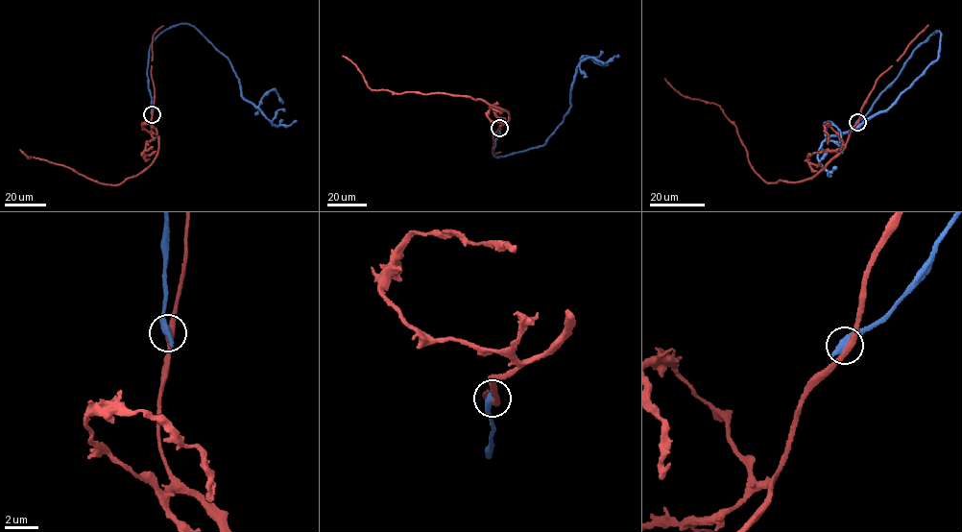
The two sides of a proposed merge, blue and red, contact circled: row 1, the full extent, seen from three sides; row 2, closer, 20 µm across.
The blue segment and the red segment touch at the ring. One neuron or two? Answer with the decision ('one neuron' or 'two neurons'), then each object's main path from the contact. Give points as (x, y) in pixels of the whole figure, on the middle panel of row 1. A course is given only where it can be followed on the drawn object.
two neurons; course blue (499, 128), (493, 149), (496, 157), (541, 146), (570, 107), (580, 61), (589, 57), (608, 62), (618, 55); course red (499, 128), (508, 120), (509, 114), (480, 99), (448, 94), (372, 89), (359, 68), (343, 56)

